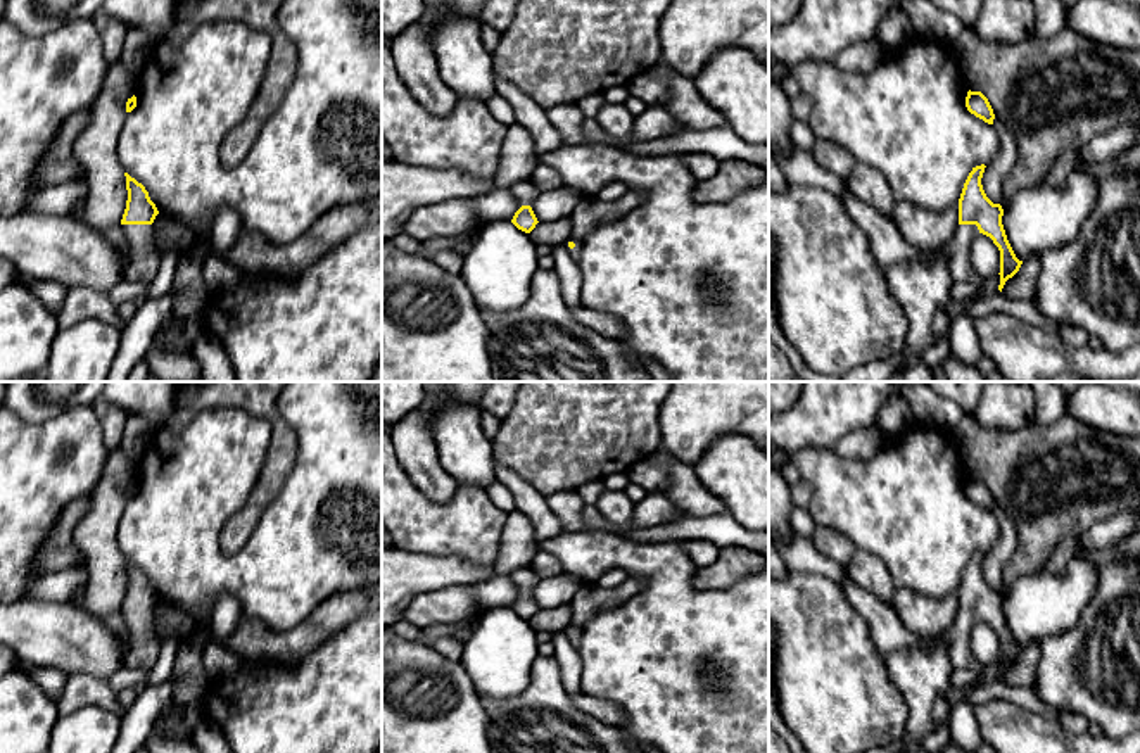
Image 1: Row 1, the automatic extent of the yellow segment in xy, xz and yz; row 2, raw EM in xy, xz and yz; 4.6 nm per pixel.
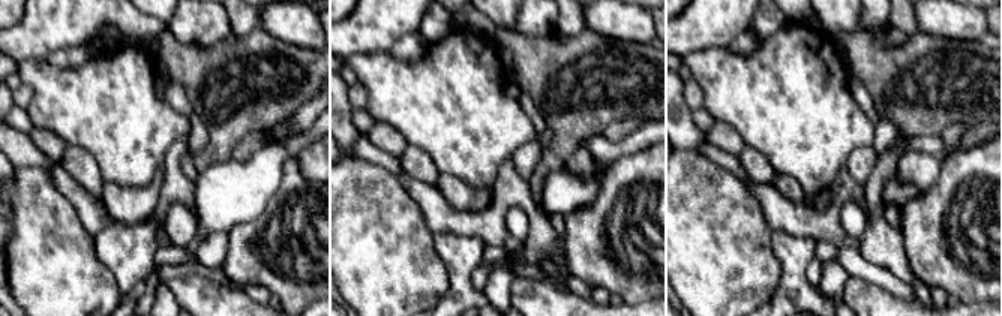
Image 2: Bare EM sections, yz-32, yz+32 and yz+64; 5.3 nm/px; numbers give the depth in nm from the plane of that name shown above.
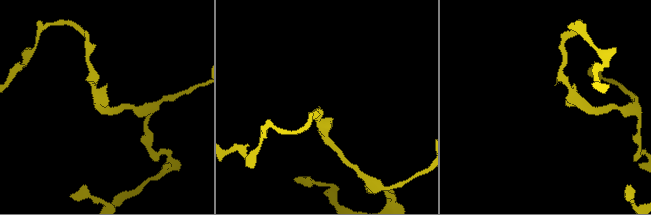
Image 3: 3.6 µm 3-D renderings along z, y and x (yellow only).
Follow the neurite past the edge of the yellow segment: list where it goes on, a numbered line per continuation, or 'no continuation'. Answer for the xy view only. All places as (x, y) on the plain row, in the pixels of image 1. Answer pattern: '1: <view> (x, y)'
1: xy (144, 648)

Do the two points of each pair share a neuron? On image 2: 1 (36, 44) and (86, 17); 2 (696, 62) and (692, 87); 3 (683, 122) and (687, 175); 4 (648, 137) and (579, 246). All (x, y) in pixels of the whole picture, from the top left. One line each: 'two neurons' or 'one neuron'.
1: one neuron
2: two neurons
3: two neurons
4: two neurons

